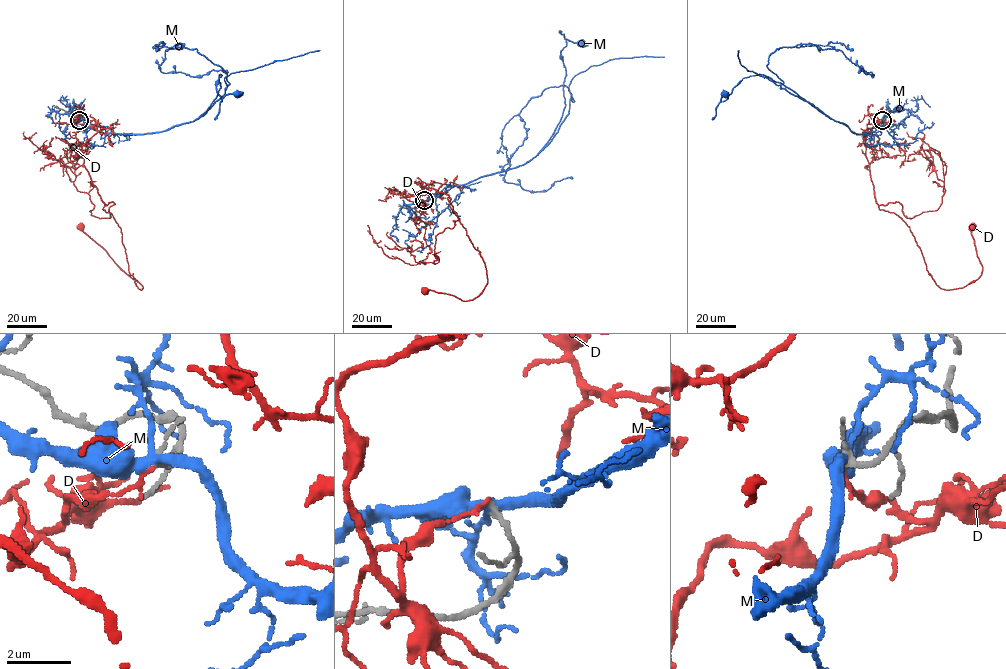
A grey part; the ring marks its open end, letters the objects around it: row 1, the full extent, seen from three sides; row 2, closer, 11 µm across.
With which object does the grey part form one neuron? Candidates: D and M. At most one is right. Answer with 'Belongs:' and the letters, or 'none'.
Belongs: none

